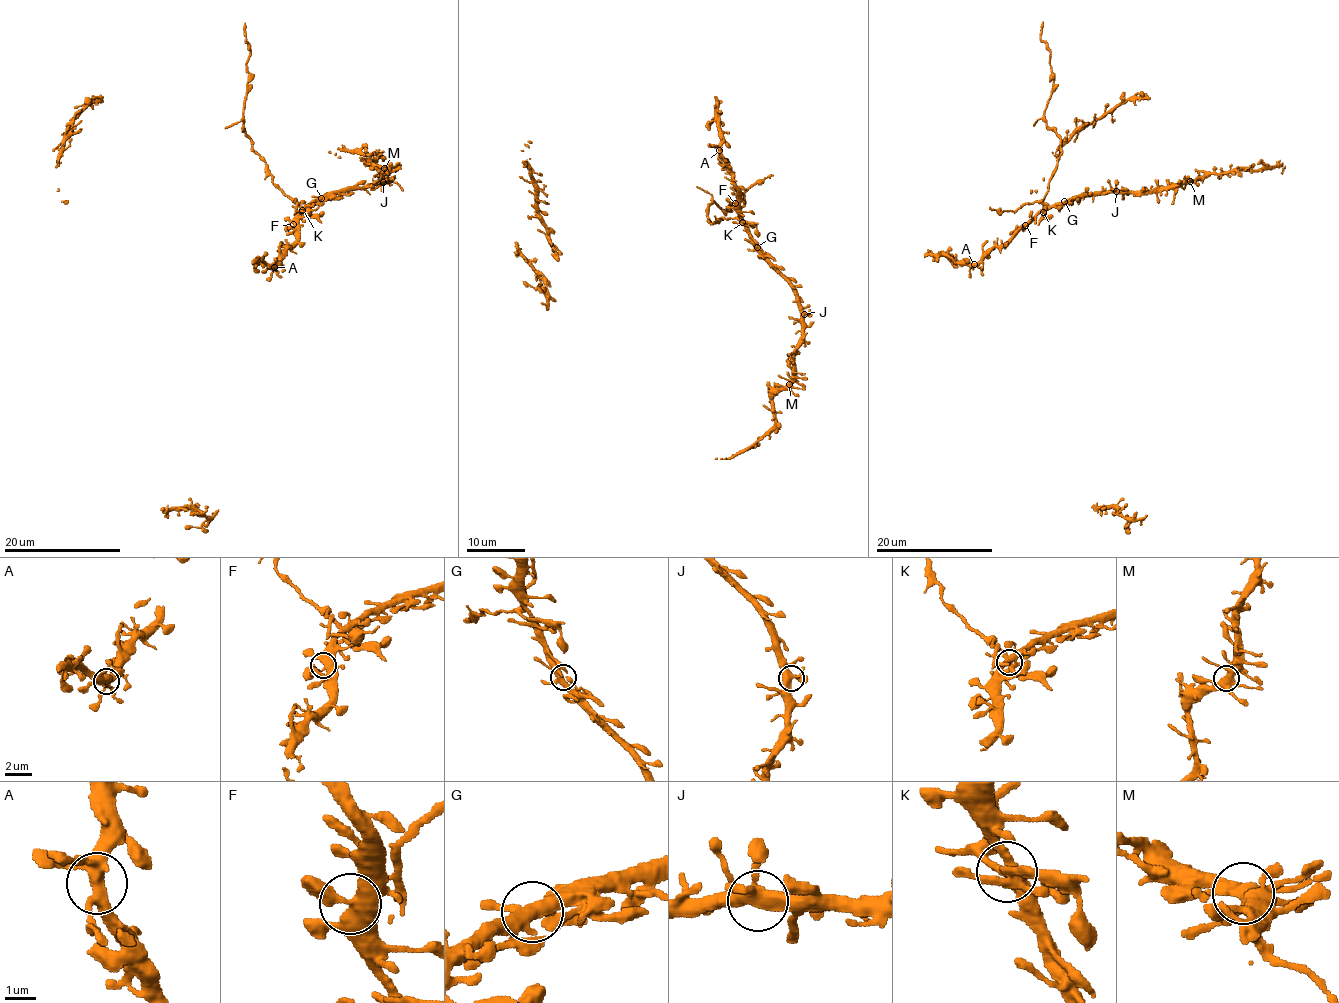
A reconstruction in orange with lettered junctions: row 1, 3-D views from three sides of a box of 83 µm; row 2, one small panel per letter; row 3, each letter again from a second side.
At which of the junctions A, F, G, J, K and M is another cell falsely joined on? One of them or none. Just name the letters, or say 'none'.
K

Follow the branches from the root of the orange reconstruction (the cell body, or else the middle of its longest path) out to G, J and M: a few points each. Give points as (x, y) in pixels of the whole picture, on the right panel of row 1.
G: (1026, 222), (1064, 201)
J: (1026, 222), (1030, 222), (1040, 212), (1076, 198), (1116, 191)
M: (1026, 222), (1030, 222), (1040, 212), (1076, 198), (1109, 191), (1152, 191), (1178, 187), (1190, 181)

